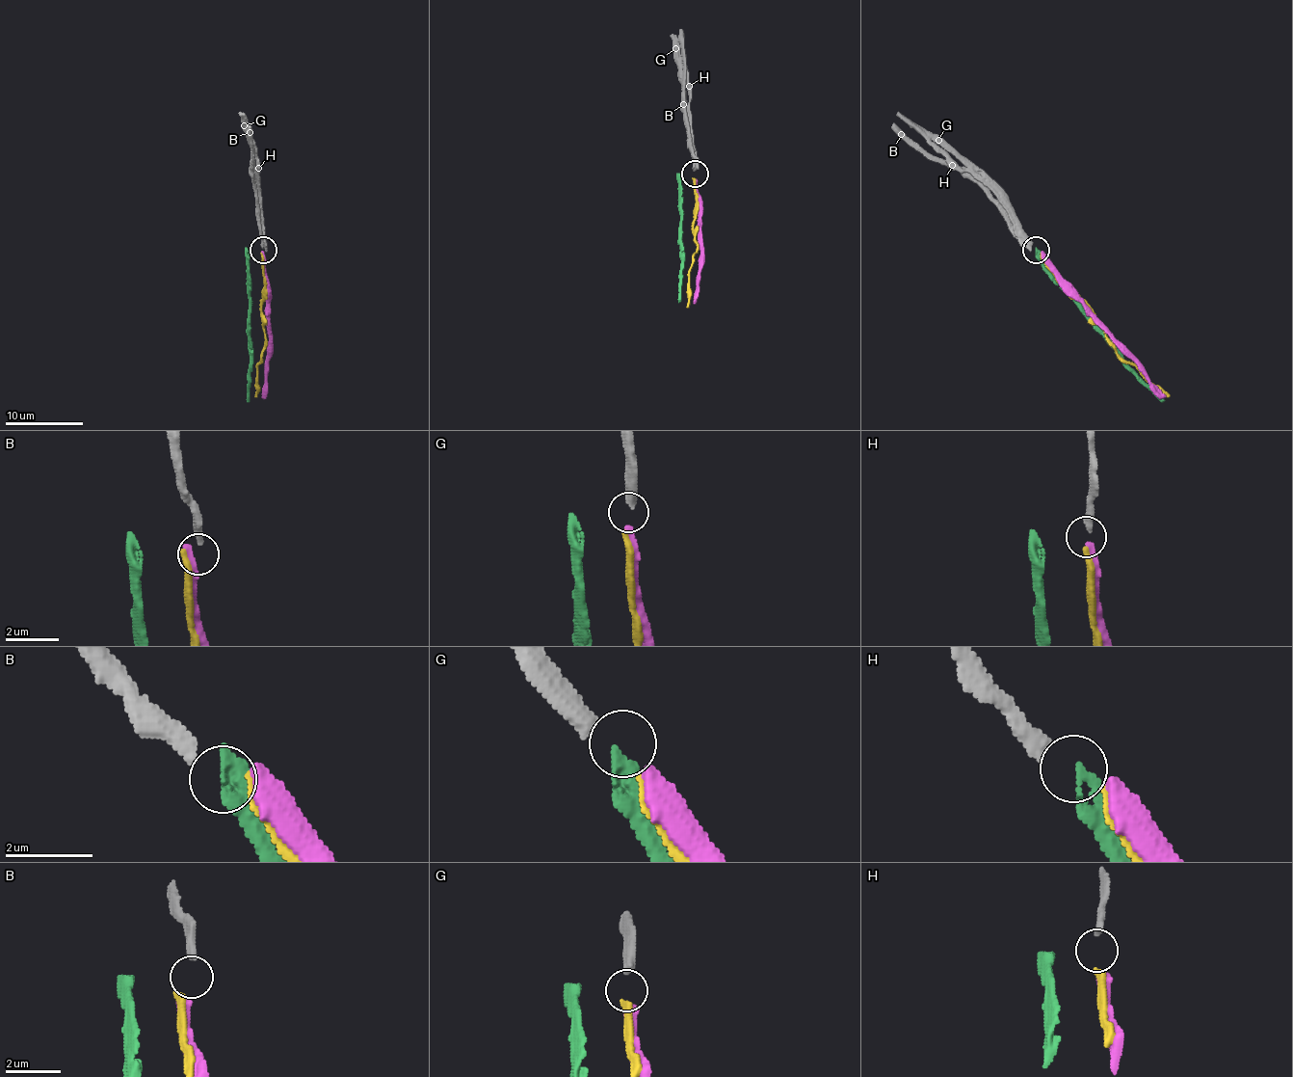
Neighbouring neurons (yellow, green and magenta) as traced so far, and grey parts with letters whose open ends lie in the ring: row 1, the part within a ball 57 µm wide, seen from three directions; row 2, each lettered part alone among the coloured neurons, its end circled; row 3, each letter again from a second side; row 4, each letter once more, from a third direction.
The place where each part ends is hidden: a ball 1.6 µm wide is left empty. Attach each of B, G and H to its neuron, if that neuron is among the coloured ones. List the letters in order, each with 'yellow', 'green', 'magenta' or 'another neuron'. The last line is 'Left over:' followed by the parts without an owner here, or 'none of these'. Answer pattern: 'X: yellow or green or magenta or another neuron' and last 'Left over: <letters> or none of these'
B: another neuron
G: magenta
H: yellow
Left over: B

